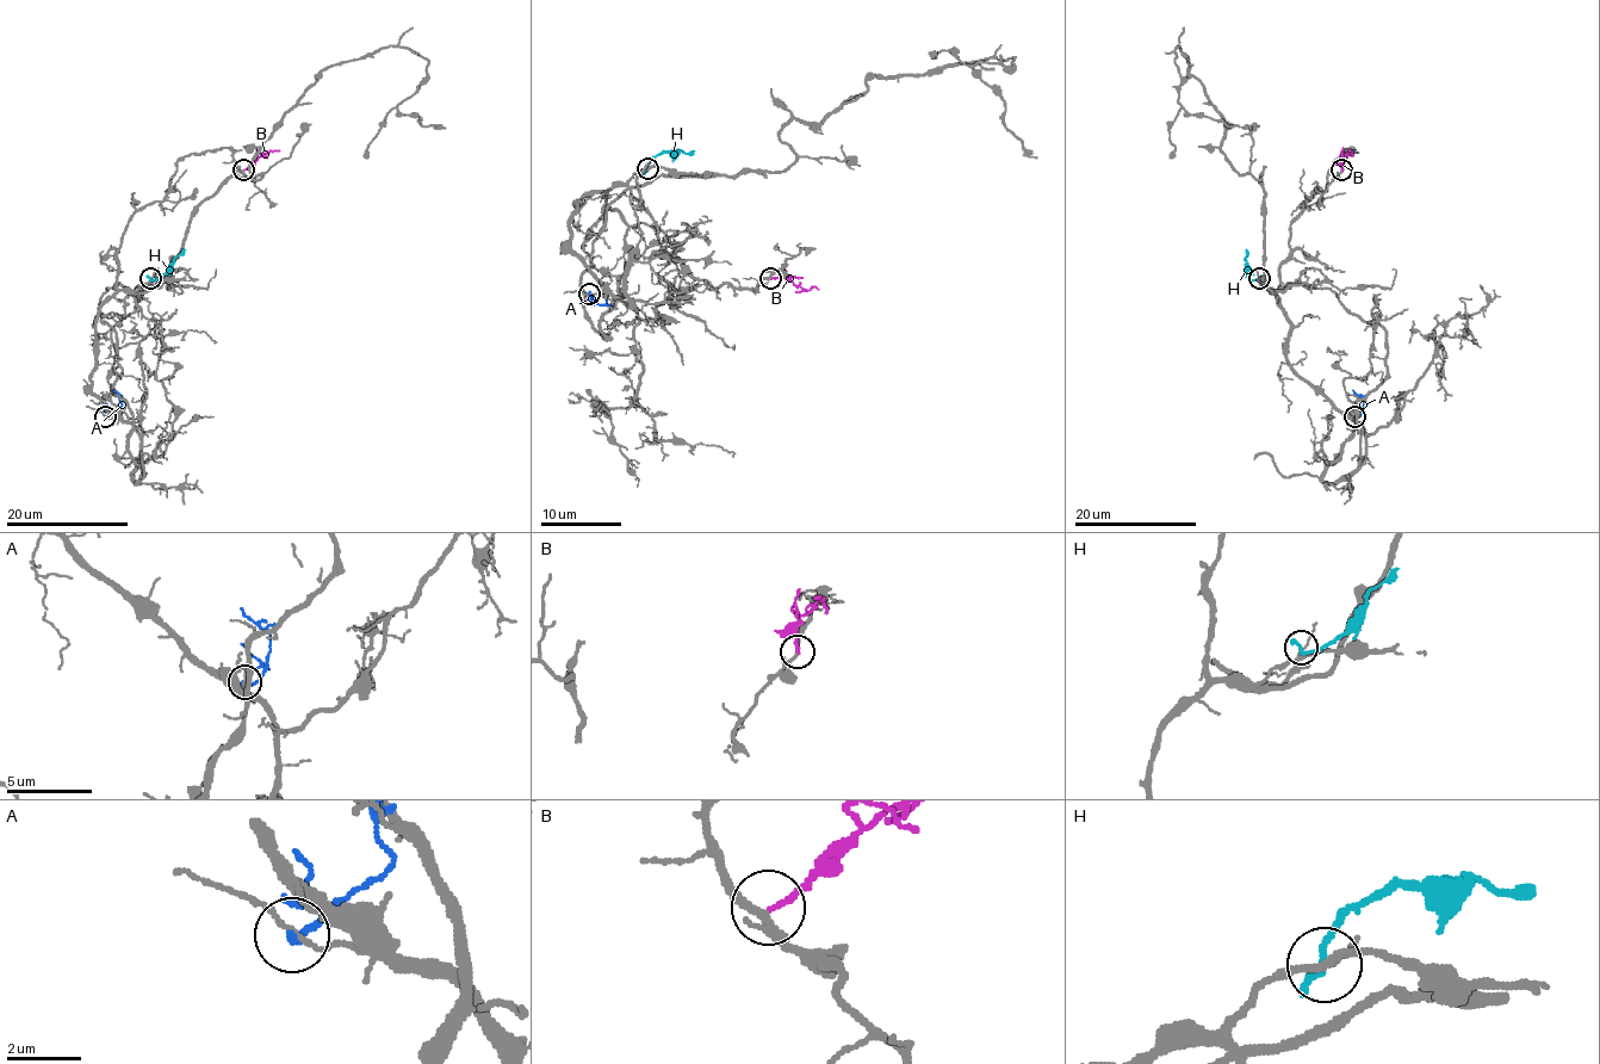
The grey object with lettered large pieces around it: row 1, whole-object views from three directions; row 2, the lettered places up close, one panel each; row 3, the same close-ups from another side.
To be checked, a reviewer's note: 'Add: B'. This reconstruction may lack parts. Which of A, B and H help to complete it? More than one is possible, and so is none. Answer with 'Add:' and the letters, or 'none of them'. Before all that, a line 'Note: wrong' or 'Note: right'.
Note: right
Add: B

